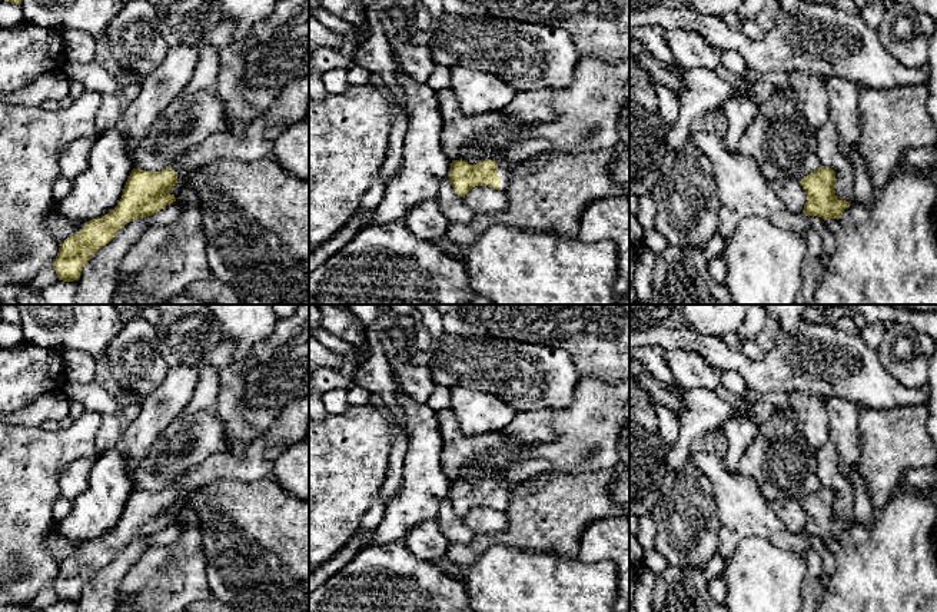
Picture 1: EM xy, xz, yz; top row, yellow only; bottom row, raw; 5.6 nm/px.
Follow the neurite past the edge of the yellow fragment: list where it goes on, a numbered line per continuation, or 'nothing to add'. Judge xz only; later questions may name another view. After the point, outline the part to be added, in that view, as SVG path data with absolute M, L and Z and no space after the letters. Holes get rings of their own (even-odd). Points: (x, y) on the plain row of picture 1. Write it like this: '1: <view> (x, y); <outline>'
1: xz (502, 491); M498 483L495 490L496 490L496 495L499 496L501 509L506 510L512 499L512 486Z

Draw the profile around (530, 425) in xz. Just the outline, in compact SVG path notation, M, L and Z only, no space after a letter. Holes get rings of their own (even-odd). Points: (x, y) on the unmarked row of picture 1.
M555 409L518 412L514 420L502 429L509 442L552 442L559 435L551 428Z

